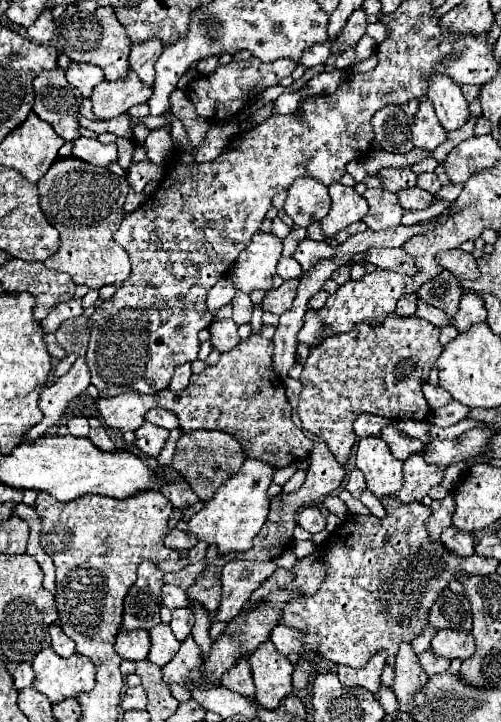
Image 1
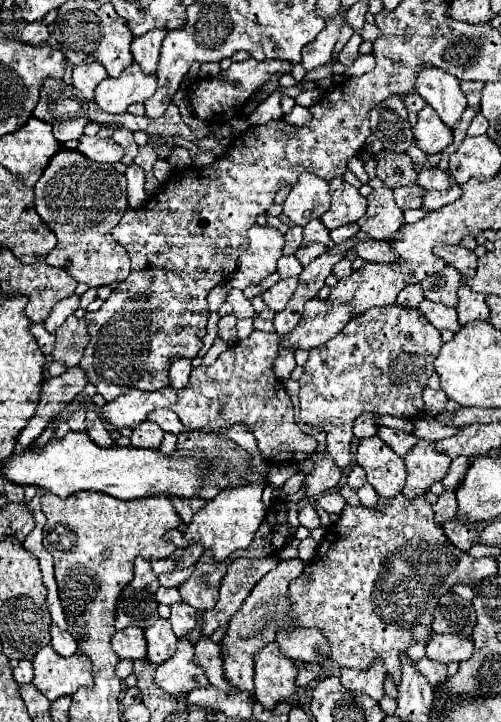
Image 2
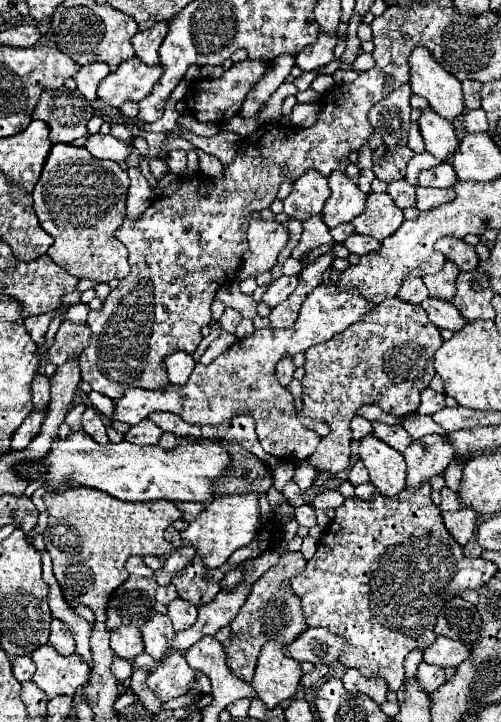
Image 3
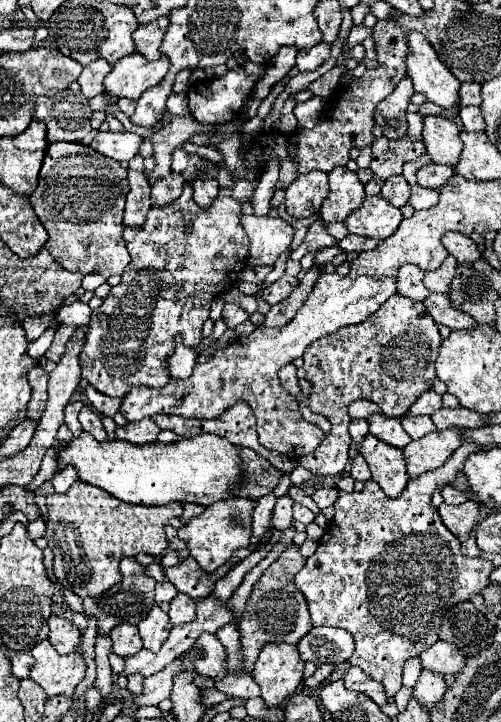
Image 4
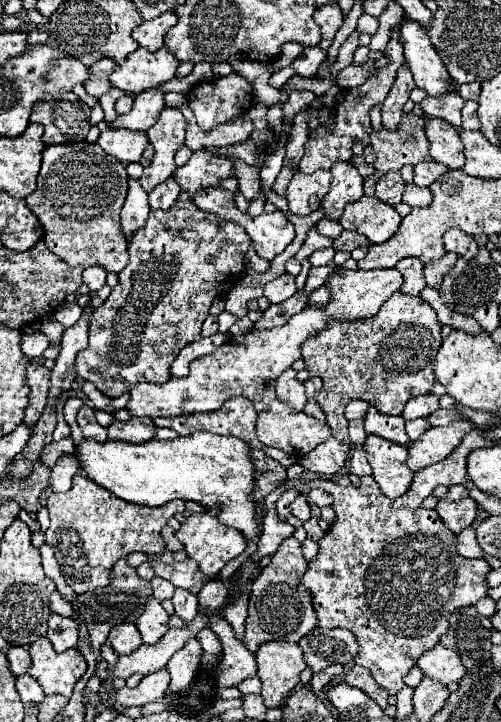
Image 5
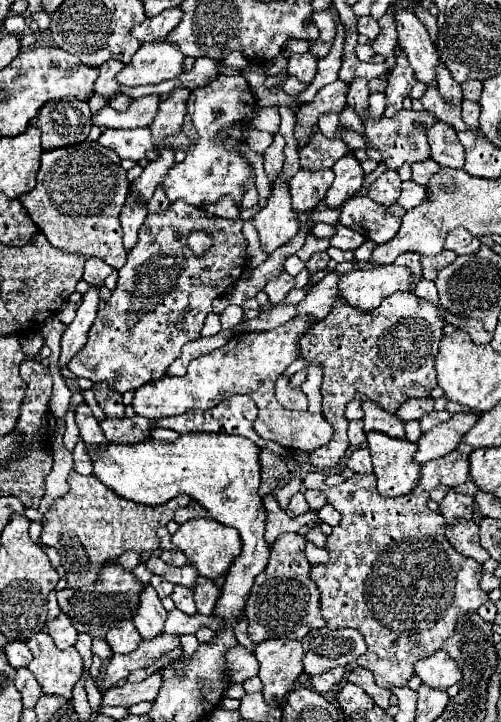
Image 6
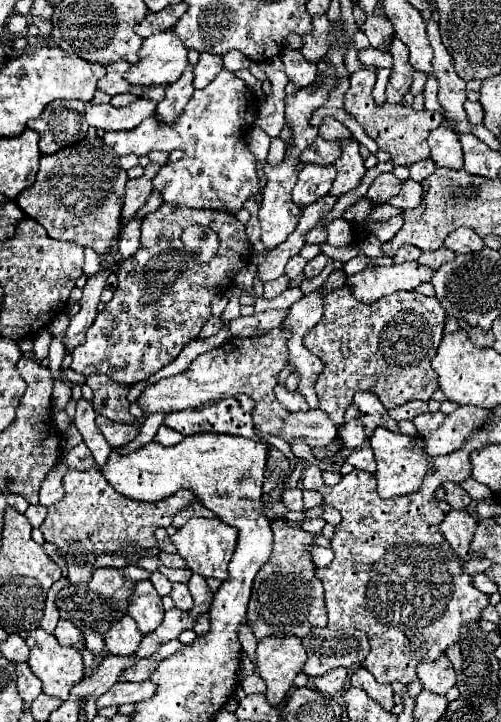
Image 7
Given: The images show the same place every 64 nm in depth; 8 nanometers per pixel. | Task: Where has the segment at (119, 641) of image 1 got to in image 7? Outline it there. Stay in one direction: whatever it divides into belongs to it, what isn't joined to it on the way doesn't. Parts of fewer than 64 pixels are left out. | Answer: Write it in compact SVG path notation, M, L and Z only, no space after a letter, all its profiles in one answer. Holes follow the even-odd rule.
M124 614L104 634L106 652L114 654L114 656L132 656L134 650L138 648L140 638L142 638L142 632L138 630L136 622L128 614Z

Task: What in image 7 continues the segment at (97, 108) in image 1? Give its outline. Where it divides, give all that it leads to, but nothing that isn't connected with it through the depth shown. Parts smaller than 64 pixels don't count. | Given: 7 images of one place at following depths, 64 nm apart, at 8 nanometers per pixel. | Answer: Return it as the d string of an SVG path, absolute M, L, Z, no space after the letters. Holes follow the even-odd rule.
M168 28L144 40L144 48L140 50L140 62L130 68L126 80L136 86L172 84L182 76L186 66L188 48L174 32L174 28Z

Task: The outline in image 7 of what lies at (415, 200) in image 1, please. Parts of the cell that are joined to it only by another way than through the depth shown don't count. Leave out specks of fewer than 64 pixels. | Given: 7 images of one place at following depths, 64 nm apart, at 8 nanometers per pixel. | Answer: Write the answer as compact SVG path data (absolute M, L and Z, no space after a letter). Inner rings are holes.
M388 172L388 174L380 174L372 182L372 186L368 188L366 196L370 200L374 200L376 204L384 204L384 200L394 198L398 192L400 192L400 180L392 172Z

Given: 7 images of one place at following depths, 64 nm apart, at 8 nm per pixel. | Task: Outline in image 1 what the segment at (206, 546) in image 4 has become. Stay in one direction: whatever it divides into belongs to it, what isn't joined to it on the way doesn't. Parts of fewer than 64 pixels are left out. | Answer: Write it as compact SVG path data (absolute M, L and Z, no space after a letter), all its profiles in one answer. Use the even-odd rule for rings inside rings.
M248 458L242 464L240 472L232 476L226 484L222 484L216 490L214 498L208 500L204 508L188 520L188 532L198 540L214 544L222 556L228 552L244 552L252 548L252 540L260 532L268 516L270 500L266 496L266 490L272 484L272 474L274 468L268 462Z

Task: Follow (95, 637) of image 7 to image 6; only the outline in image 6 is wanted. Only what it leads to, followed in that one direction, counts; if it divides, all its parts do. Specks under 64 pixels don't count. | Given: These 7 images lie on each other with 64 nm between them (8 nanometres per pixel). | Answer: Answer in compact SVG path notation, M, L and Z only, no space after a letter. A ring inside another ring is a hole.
M92 638L92 654L98 656L98 658L102 658L102 660L112 658L112 652L110 652L106 640L102 640L102 638Z

